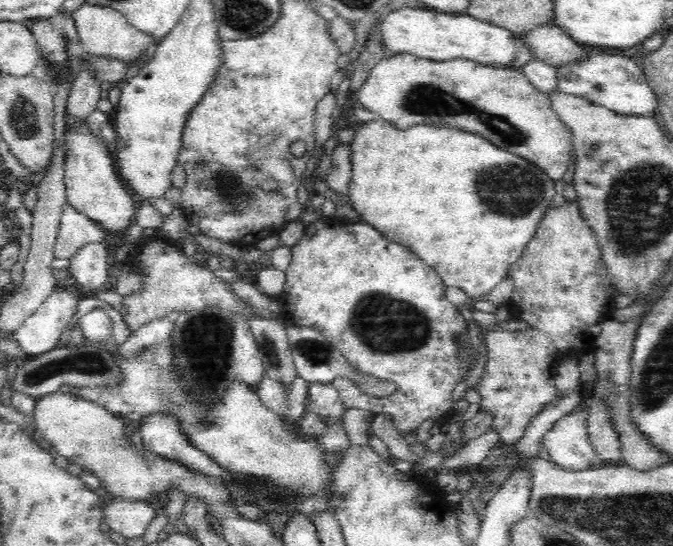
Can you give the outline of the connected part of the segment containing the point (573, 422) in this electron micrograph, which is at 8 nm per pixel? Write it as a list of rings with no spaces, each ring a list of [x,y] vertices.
[[[588,409],[574,410],[569,416],[562,417],[544,435],[543,446],[549,451],[549,460],[564,470],[592,469],[592,464],[598,458],[586,425],[588,412]]]

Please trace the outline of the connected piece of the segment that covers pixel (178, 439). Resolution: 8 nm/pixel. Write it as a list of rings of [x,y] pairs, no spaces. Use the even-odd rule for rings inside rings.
[[[158,410],[143,419],[139,431],[142,434],[144,447],[168,459],[185,464],[191,470],[212,476],[224,476],[232,480],[225,468],[222,468],[202,449],[196,449],[181,427],[181,422],[167,410]]]

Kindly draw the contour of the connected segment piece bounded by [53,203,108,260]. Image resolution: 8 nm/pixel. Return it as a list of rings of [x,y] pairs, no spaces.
[[[68,203],[63,208],[60,219],[60,228],[56,237],[54,256],[55,258],[70,259],[90,243],[104,242],[107,230],[101,225],[79,212]]]

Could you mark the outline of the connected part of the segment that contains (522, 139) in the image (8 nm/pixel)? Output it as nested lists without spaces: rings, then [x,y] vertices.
[[[400,53],[391,57],[385,56],[372,67],[366,82],[356,92],[353,101],[380,119],[393,122],[400,130],[406,130],[408,126],[416,124],[436,124],[474,132],[496,146],[533,162],[554,181],[564,178],[570,153],[573,152],[572,131],[552,109],[551,95],[538,90],[520,69],[485,65],[470,59],[436,62],[418,58],[410,53]]]

